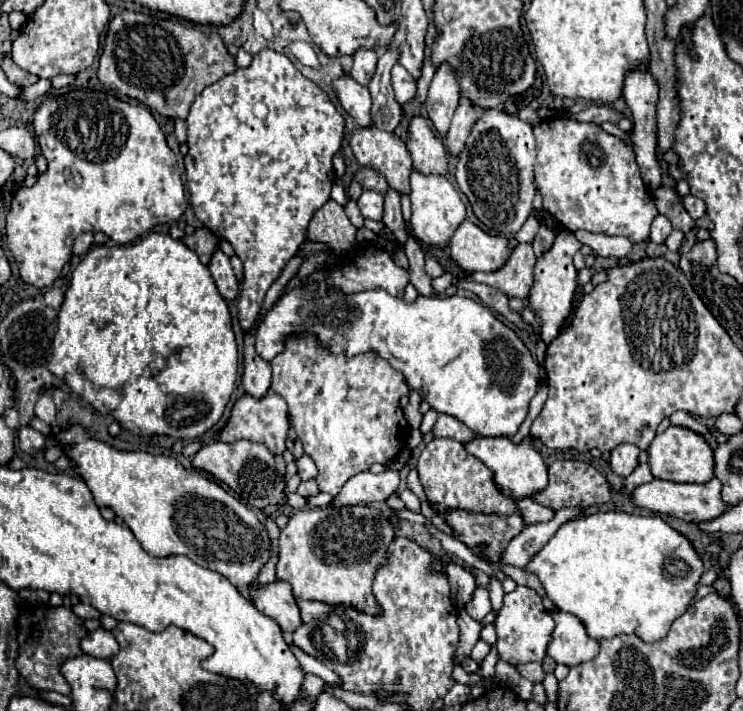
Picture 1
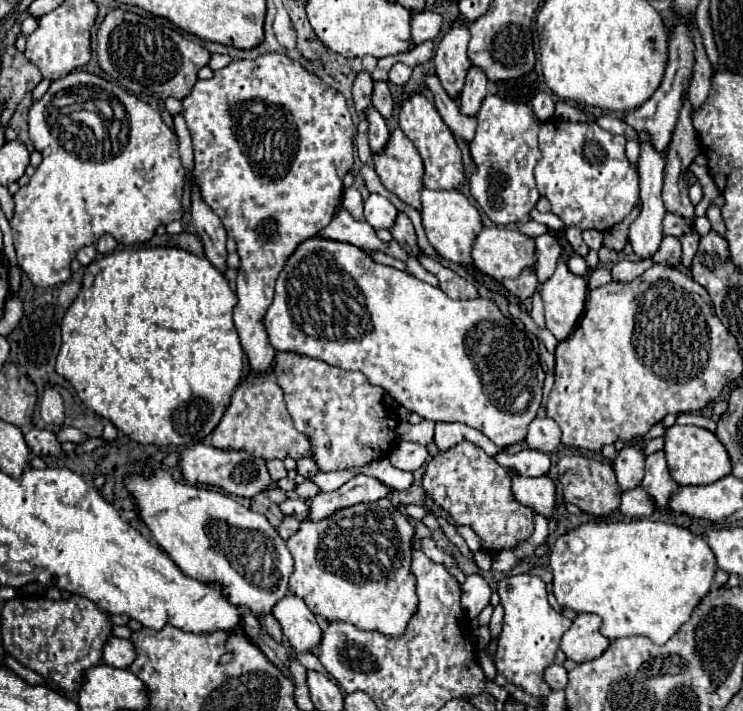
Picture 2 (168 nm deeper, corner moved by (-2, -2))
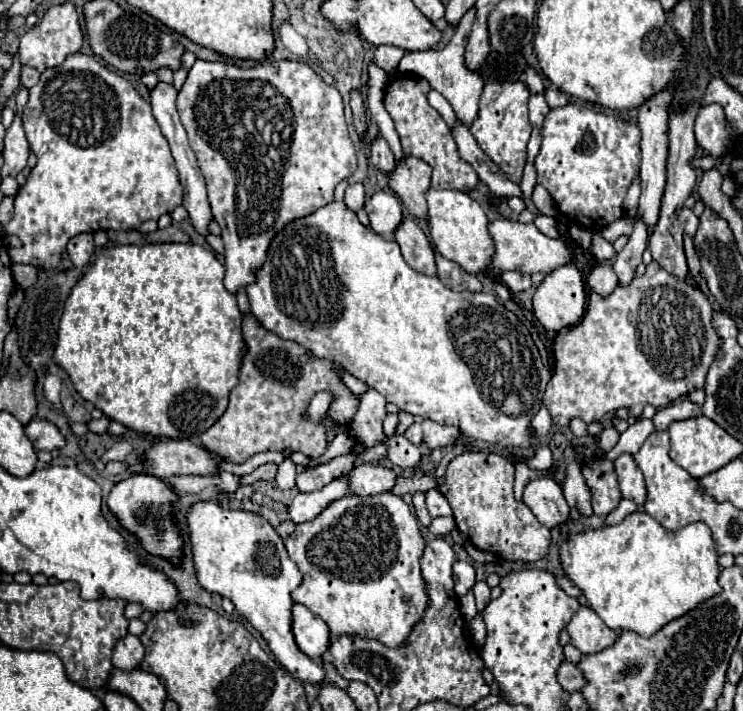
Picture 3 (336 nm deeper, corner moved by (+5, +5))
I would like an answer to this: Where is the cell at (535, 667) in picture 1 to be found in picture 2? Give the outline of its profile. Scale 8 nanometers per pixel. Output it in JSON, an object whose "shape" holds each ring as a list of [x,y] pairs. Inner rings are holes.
{"shape":[[[551,664],[547,666],[547,670],[543,672],[543,680],[549,684],[551,690],[563,690],[567,684],[567,672],[563,666]]]}

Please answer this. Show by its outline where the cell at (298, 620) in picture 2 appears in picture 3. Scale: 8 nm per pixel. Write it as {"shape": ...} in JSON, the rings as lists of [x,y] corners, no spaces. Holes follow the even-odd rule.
{"shape":[[[296,603],[292,609],[292,631],[300,651],[304,651],[312,659],[322,661],[324,653],[330,647],[328,625],[318,615],[314,615],[308,607]]]}

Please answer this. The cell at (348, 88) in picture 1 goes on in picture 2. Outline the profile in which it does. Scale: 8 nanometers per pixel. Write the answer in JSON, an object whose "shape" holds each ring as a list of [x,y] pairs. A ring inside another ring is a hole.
{"shape":[[[369,106],[365,110],[365,120],[369,122],[369,146],[371,146],[373,152],[381,152],[387,138],[389,138],[387,124],[385,124],[383,116],[373,106]]]}

